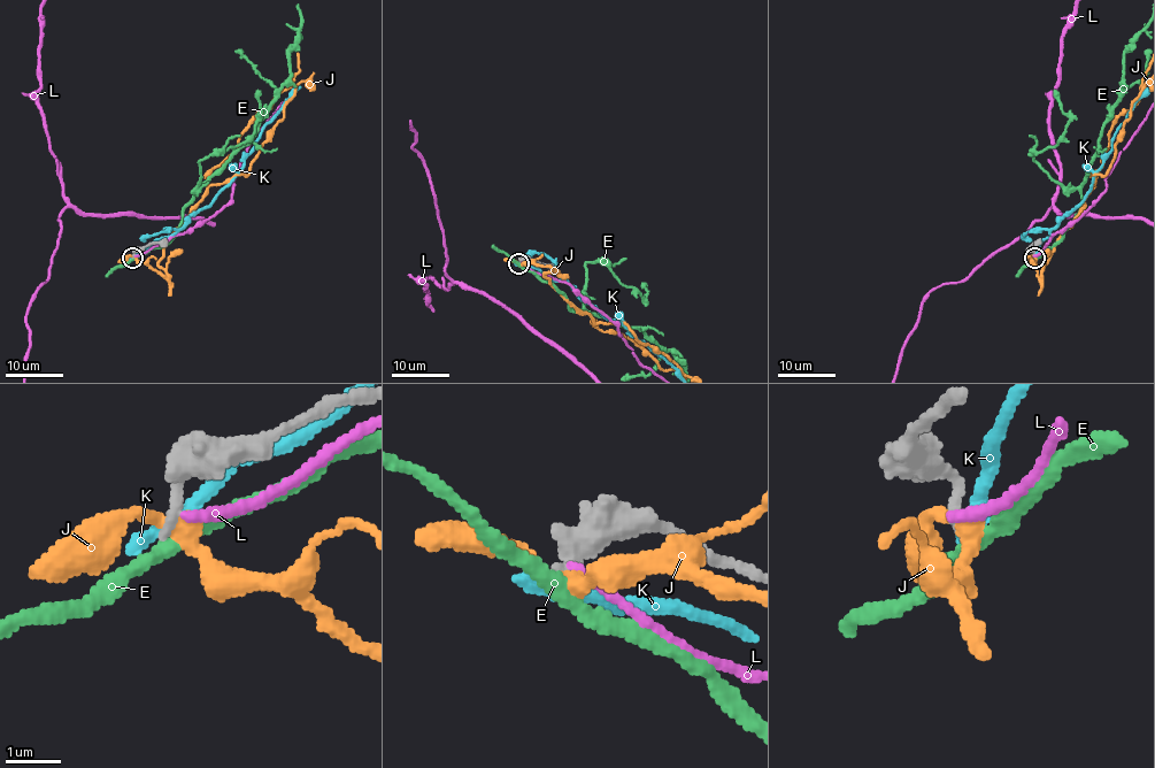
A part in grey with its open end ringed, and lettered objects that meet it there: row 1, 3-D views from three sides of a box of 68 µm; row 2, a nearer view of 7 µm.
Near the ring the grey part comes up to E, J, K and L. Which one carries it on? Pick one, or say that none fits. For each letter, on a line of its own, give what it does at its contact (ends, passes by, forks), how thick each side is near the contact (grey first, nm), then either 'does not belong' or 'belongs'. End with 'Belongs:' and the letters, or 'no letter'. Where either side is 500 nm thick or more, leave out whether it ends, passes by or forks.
E: it passes by; calibres 180 and 260 nm; does not belong
J: it passes by; calibres 200 and 320 nm; does not belong
K: it ends; calibres 180 and 300 nm; does not belong
L: it ends; calibres 220 and 180 nm; does not belong
Belongs: no letter

